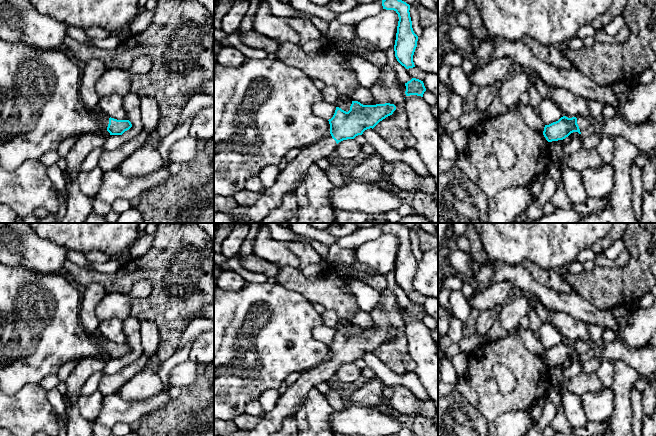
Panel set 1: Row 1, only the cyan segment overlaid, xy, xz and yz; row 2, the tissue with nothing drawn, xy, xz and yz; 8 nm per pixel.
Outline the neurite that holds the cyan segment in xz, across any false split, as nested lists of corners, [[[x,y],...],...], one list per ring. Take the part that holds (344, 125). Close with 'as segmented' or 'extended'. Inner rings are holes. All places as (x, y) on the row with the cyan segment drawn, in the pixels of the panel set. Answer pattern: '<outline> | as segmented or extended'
[[[352,101],[348,112],[336,107],[331,119],[330,134],[318,142],[301,149],[301,152],[280,171],[275,183],[265,188],[252,205],[238,205],[226,212],[235,217],[231,223],[252,221],[259,223],[282,202],[289,192],[296,191],[304,179],[307,169],[317,160],[334,155],[339,142],[354,139],[367,129],[374,128],[380,121],[393,114],[394,104],[363,105]]] | extended

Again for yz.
[[[591,116],[561,117],[558,121],[545,125],[543,135],[548,142],[563,140],[573,132],[585,134],[595,128]]] | extended

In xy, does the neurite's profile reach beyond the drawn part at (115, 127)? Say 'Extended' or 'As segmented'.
Extended

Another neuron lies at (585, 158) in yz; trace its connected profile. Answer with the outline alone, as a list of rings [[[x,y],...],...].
[[[552,143],[549,145],[551,161],[563,160],[569,168],[582,172],[586,168],[598,168],[606,165],[596,148],[581,149],[572,154],[565,155],[563,146]]]

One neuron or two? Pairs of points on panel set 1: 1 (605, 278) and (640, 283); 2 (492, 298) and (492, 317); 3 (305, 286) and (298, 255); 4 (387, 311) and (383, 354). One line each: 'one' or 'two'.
1: one
2: two
3: two
4: one

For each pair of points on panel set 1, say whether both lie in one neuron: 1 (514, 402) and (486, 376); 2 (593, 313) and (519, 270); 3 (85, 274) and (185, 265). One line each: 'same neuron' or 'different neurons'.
1: same neuron
2: same neuron
3: same neuron

